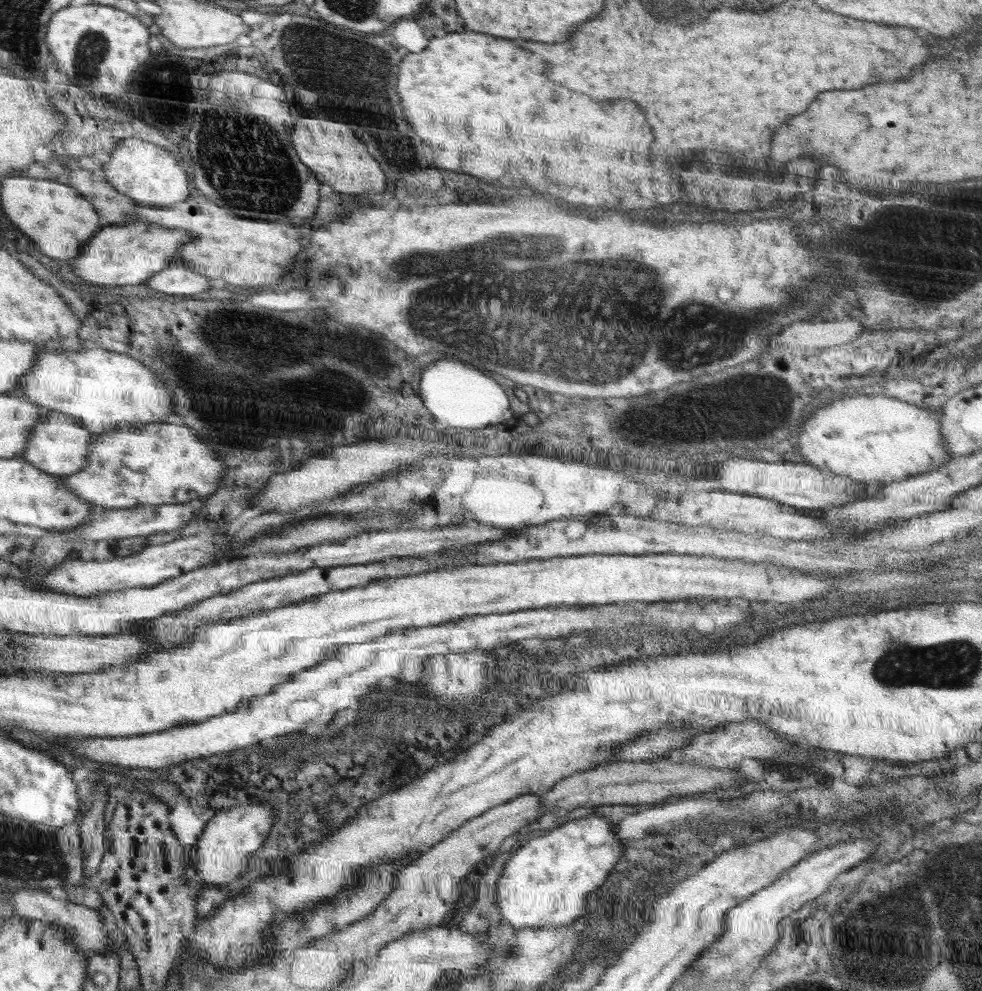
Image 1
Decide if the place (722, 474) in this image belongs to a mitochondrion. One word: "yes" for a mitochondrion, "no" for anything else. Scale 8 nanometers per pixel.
no

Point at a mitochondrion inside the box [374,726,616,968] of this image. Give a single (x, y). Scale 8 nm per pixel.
(512, 951)

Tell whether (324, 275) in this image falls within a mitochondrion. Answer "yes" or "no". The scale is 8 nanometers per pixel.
yes

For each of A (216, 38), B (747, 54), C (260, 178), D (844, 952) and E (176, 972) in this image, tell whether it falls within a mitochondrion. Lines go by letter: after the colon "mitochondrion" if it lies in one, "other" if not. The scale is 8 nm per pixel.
A: other
B: other
C: mitochondrion
D: other
E: other

